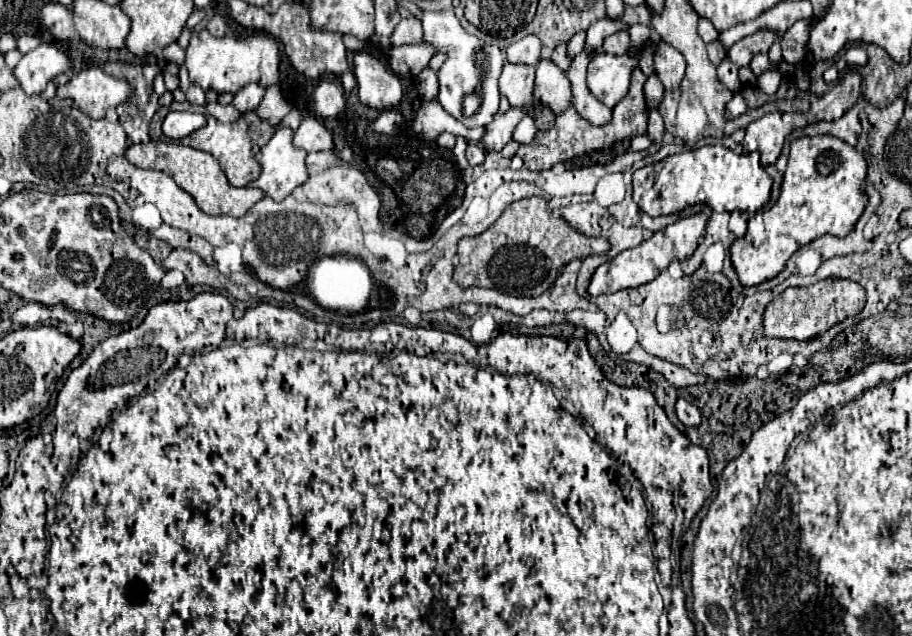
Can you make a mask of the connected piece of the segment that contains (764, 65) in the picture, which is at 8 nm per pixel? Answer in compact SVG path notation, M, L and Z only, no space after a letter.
M758 54L758 56L754 56L754 60L750 62L750 68L752 68L752 72L754 72L756 76L760 76L764 70L768 70L768 66L770 66L770 62L768 62L768 56L766 56L766 54Z

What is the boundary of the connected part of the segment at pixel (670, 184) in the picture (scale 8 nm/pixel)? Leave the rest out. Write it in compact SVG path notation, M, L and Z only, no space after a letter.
M702 146L680 152L656 164L642 166L632 176L634 202L650 216L674 214L696 202L706 204L716 212L756 212L770 200L772 182L772 176L768 176L760 164L758 152L736 154L726 146Z

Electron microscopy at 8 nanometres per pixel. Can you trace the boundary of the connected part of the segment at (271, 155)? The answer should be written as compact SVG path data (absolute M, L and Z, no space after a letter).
M282 126L256 154L256 160L262 166L262 174L252 182L252 186L260 188L274 200L286 198L296 186L302 186L308 180L306 152L294 146L292 138L294 130Z

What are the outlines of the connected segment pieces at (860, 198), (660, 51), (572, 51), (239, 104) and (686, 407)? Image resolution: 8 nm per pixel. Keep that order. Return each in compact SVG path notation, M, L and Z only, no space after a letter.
M804 136L792 140L778 202L748 220L746 236L734 240L730 246L730 258L740 282L744 286L756 286L776 278L786 268L790 256L818 236L846 236L868 204L864 190L866 172L868 164L862 150L836 136Z
M660 42L654 50L654 68L664 88L674 90L674 88L680 88L680 82L684 78L686 60L682 60L682 54L674 46Z
M580 32L580 34L576 34L576 36L568 42L568 56L570 56L570 58L572 58L572 56L578 56L578 52L584 50L584 38L586 38L586 34Z
M248 84L246 88L242 88L236 96L234 96L234 106L240 110L240 112L248 112L248 110L254 110L260 106L262 98L264 98L264 92L266 88L262 88L260 84Z
M678 398L676 414L678 414L678 420L684 426L698 426L700 424L700 410L694 404L690 404L688 400L684 400L684 398Z

